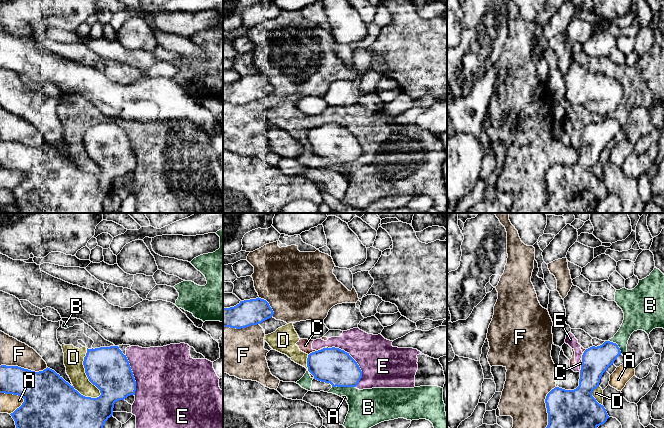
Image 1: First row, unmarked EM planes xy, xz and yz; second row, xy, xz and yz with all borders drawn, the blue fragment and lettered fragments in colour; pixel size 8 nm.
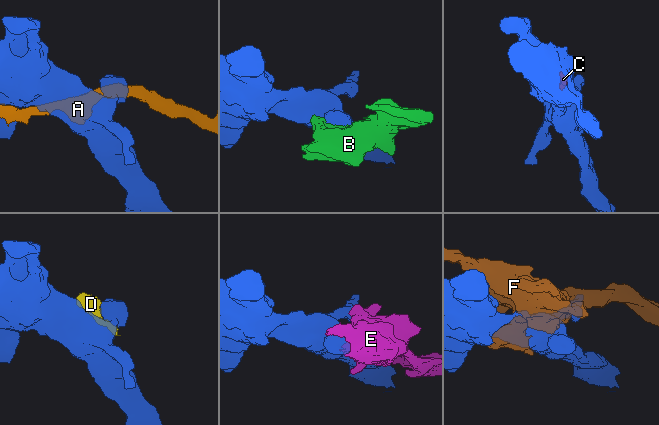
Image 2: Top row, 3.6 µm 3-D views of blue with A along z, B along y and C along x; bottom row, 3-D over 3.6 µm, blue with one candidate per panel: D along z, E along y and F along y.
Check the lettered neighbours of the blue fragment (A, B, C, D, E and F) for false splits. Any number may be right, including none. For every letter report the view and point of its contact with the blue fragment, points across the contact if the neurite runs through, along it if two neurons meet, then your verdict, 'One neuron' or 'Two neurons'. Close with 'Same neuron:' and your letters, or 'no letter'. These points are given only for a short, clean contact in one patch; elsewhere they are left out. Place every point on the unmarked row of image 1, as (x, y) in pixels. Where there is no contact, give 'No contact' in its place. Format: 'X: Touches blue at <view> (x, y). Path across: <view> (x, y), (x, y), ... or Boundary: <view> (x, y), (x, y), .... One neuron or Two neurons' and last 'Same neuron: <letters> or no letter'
A: Touches blue at xy (13, 170). Two neurons
B: Touches blue at xz (343, 162). Boundary: xz (355, 162), (332, 163). Two neurons
C: Touches blue at xz (312, 128). Boundary: xz (315, 126), (308, 131). Two neurons
D: Touches blue at xy (85, 148). Two neurons
E: Touches blue at xz (354, 136). Two neurons
F: Touches blue at yz (547, 187). Two neurons
Same neuron: no letter

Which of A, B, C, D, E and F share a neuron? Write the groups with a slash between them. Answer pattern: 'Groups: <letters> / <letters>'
Groups: A / B C D E / F

